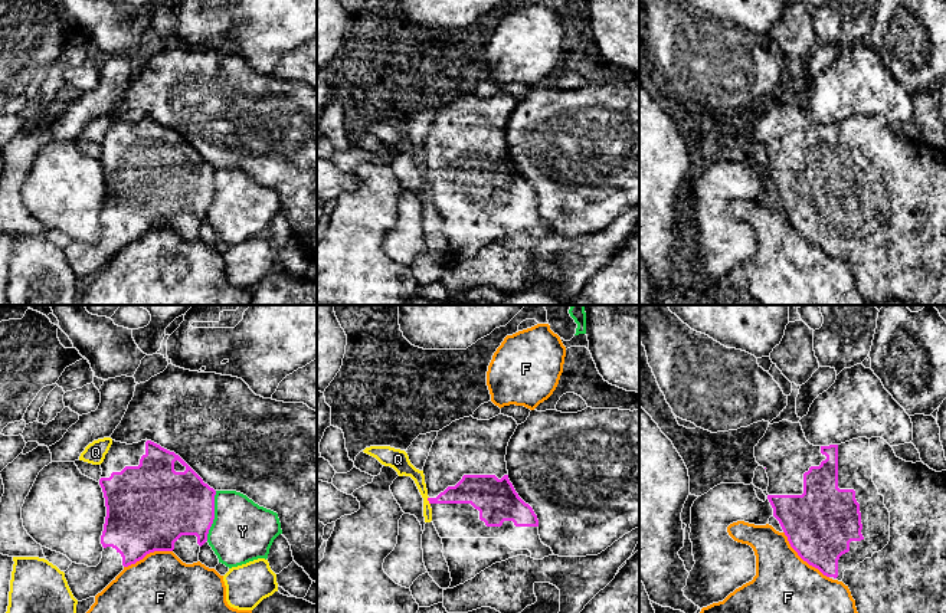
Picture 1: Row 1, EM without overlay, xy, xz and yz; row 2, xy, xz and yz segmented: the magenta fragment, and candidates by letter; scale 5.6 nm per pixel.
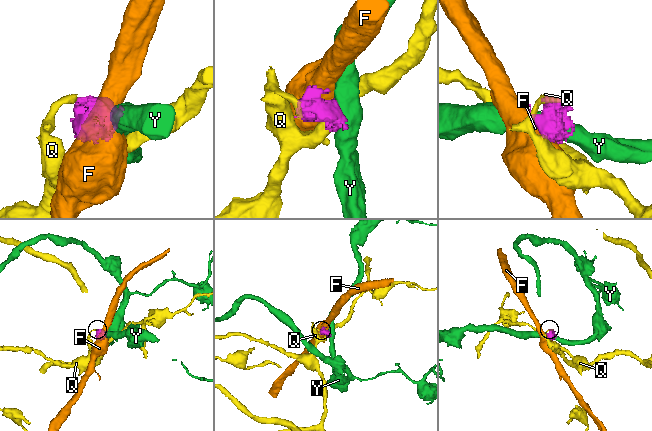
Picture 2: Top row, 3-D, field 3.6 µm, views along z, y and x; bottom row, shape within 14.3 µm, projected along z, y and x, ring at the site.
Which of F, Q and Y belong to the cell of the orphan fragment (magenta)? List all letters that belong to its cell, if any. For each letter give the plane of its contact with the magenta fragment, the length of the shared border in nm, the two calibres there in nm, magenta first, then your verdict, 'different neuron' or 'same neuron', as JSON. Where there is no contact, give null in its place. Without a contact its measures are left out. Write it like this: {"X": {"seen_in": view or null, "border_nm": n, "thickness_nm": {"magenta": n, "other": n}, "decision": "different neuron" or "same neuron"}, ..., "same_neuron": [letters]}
{"F": {"seen_in": "yz", "border_nm": 360, "thickness_nm": {"magenta": 400, "other": 340}, "decision": "different neuron"}, "Q": {"seen_in": "xz", "border_nm": 50, "thickness_nm": {"magenta": 160, "other": 100}, "decision": "different neuron"}, "Y": {"seen_in": "xy", "border_nm": 280, "thickness_nm": {"magenta": 380, "other": 340}, "decision": "different neuron"}, "same_neuron": []}

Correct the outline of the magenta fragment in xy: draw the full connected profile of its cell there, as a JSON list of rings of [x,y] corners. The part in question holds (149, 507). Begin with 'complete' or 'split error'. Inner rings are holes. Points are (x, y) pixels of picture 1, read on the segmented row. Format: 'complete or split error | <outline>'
split error | [[[112,440],[101,469],[99,485],[107,507],[101,563],[96,567],[72,563],[63,571],[78,601],[95,597],[125,567],[154,551],[173,551],[186,564],[197,563],[200,547],[207,541],[215,519],[216,491],[179,455],[151,440],[132,445]]]

